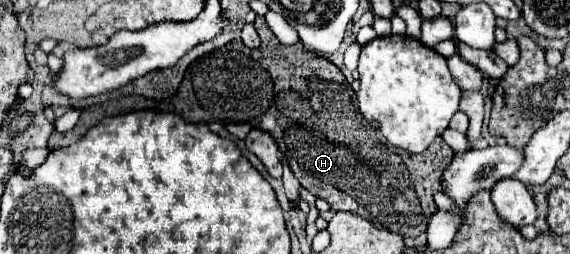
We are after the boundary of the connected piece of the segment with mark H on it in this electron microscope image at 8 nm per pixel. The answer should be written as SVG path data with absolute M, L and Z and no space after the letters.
M256 17L254 27L262 39L258 49L248 49L236 39L230 41L230 45L196 59L188 67L176 95L166 101L124 95L122 99L88 107L82 111L72 131L52 131L48 149L62 149L78 141L104 117L136 109L176 111L188 121L202 123L248 123L274 137L302 187L314 197L328 201L334 211L360 215L376 227L402 237L418 237L424 233L430 215L438 209L434 195L444 191L442 175L448 169L454 151L442 137L436 137L434 143L418 155L390 147L380 137L378 129L366 123L358 111L354 89L332 61L304 49L302 43L282 45L264 17Z

